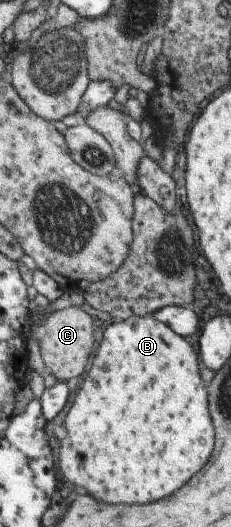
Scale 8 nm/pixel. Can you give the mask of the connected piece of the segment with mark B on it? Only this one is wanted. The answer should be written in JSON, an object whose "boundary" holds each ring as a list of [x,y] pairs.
{"boundary":[[[131,316],[107,325],[101,335],[99,347],[91,359],[91,367],[81,387],[75,392],[73,403],[61,423],[66,431],[66,437],[60,440],[57,451],[57,457],[59,457],[57,467],[61,475],[72,485],[83,487],[89,495],[93,495],[95,499],[103,503],[123,503],[123,505],[149,503],[149,501],[163,499],[171,495],[175,489],[179,489],[193,473],[197,473],[205,465],[213,449],[213,427],[211,427],[211,419],[207,411],[207,392],[197,370],[197,361],[197,355],[189,345],[188,339],[177,335],[168,325],[158,322],[153,316]]]}

